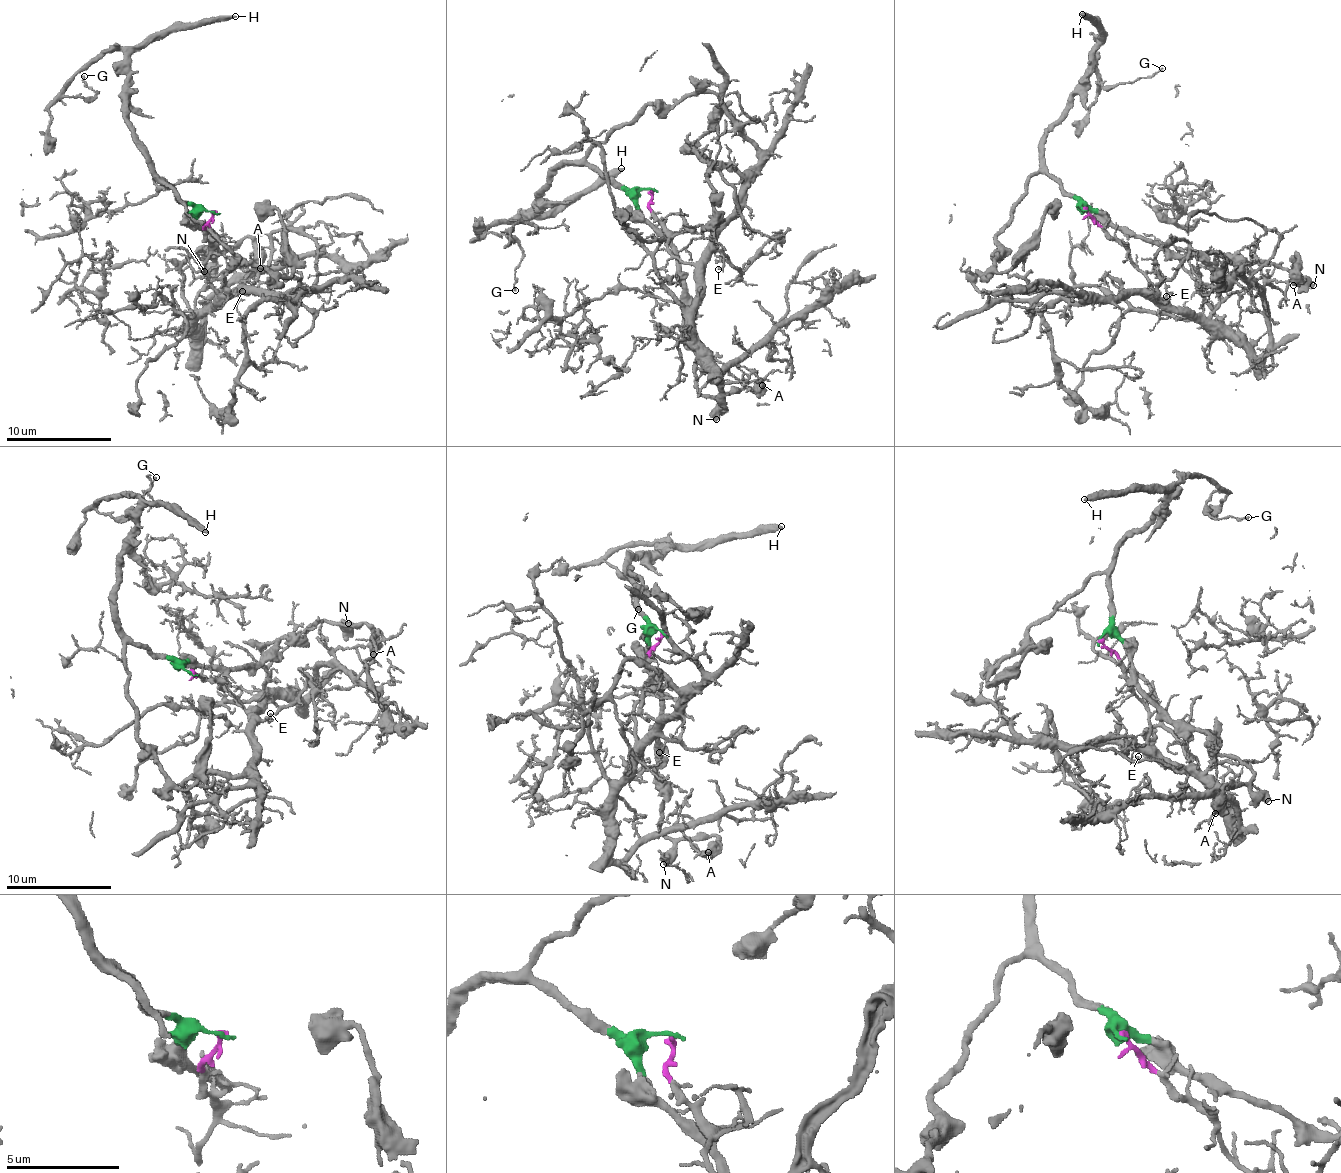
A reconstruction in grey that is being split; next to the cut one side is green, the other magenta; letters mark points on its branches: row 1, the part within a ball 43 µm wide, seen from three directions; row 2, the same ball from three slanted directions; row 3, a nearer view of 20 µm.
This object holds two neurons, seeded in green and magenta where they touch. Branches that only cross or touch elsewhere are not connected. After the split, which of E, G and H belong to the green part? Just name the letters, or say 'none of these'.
G, H

